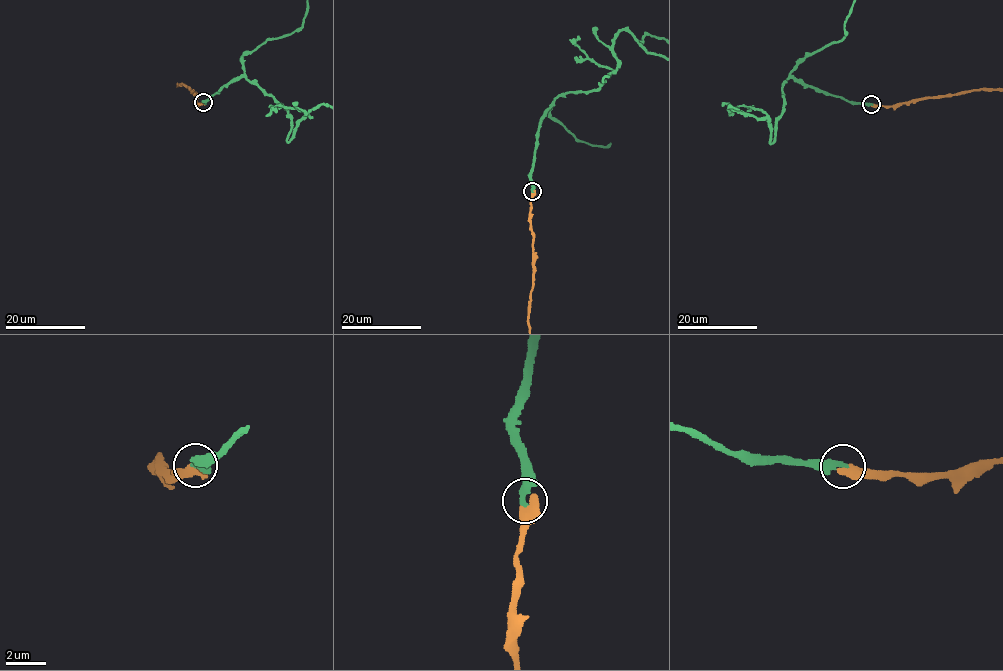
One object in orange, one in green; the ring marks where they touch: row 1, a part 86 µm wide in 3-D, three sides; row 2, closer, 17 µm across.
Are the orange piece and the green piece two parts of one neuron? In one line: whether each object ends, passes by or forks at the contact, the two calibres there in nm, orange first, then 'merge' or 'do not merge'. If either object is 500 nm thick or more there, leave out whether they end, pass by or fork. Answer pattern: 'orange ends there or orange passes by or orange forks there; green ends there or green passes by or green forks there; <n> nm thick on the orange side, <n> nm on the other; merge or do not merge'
orange passes by; green ends there; 280 nm thick on the orange side, 360 nm on the other; merge

